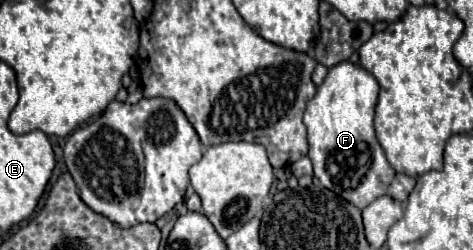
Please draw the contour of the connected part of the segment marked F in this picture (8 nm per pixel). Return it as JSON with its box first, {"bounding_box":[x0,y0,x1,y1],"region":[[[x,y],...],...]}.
{"bounding_box":[304,60,394,208],"region":[[[348,60],[328,68],[324,82],[318,86],[316,96],[306,104],[304,124],[308,130],[308,158],[314,166],[314,176],[320,184],[350,204],[366,208],[370,200],[384,196],[394,170],[390,168],[382,146],[374,134],[374,106],[378,100],[378,82],[360,64]]]}

